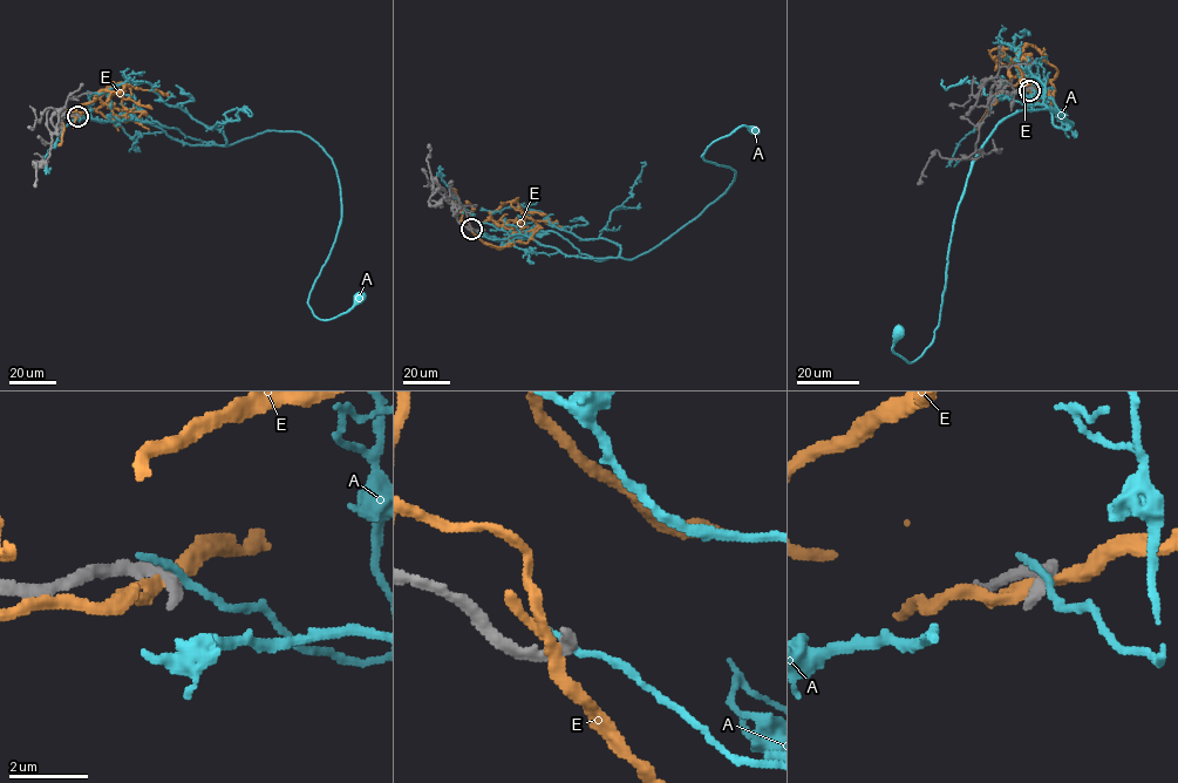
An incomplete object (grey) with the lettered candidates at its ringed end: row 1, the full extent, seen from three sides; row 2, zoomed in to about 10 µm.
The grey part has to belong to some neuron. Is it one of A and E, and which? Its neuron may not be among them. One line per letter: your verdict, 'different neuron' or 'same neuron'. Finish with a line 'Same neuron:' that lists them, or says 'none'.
A: different neuron
E: different neuron
Same neuron: none

